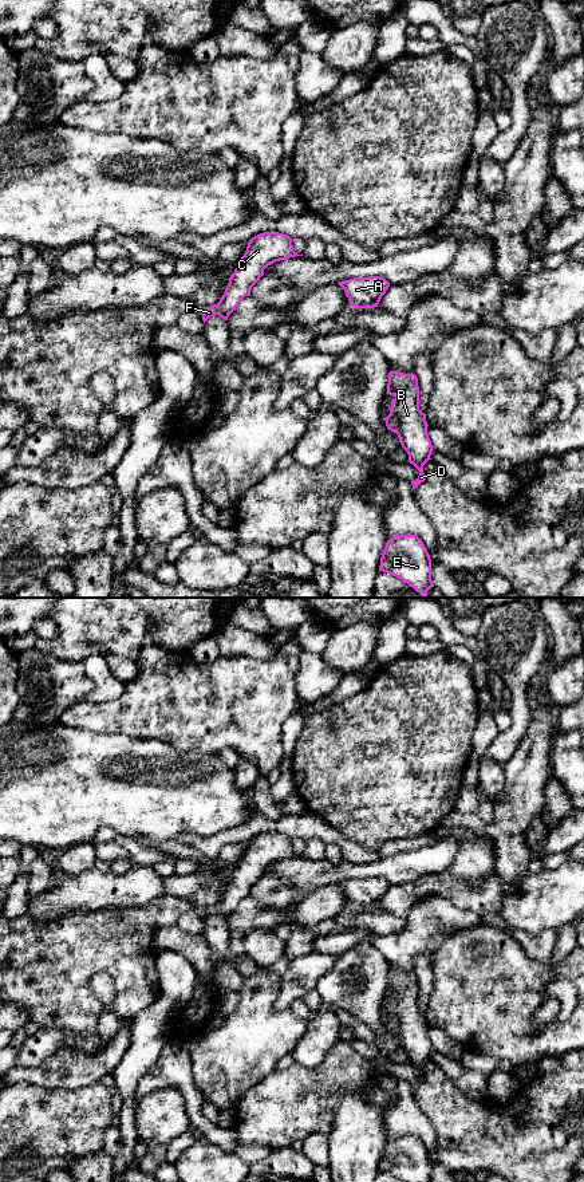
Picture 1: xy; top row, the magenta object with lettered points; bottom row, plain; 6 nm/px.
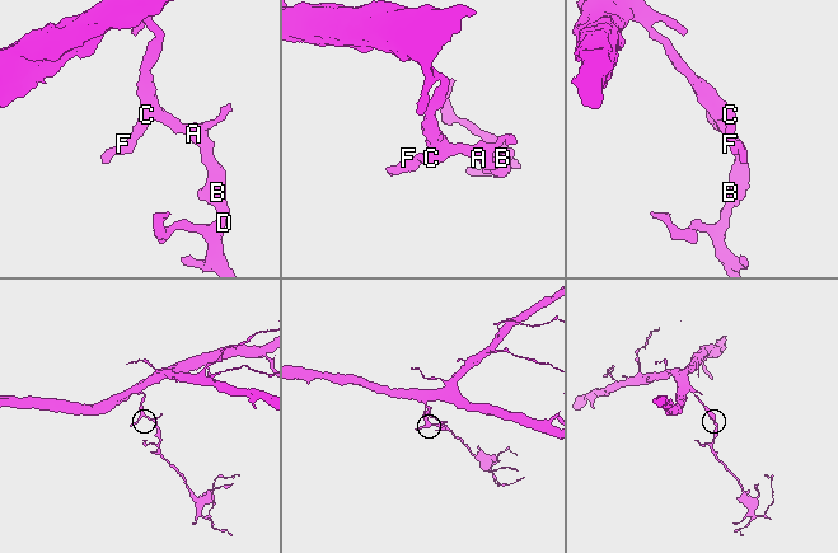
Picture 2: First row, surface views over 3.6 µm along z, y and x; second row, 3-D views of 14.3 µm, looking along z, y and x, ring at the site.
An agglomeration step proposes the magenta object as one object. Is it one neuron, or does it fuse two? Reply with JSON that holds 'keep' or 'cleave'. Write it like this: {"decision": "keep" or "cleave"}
{"decision": "keep"}

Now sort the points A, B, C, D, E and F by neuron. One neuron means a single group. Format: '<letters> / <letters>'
A B C D E F

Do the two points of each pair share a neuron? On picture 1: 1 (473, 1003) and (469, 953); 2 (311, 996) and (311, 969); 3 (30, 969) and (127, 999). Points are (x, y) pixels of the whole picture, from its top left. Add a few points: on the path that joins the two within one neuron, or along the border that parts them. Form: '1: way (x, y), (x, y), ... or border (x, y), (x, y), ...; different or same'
1: way (473, 991), (473, 965); same
2: border (315, 988), (311, 988), (302, 997); different
3: way (58, 965), (109, 965), (114, 970); same

